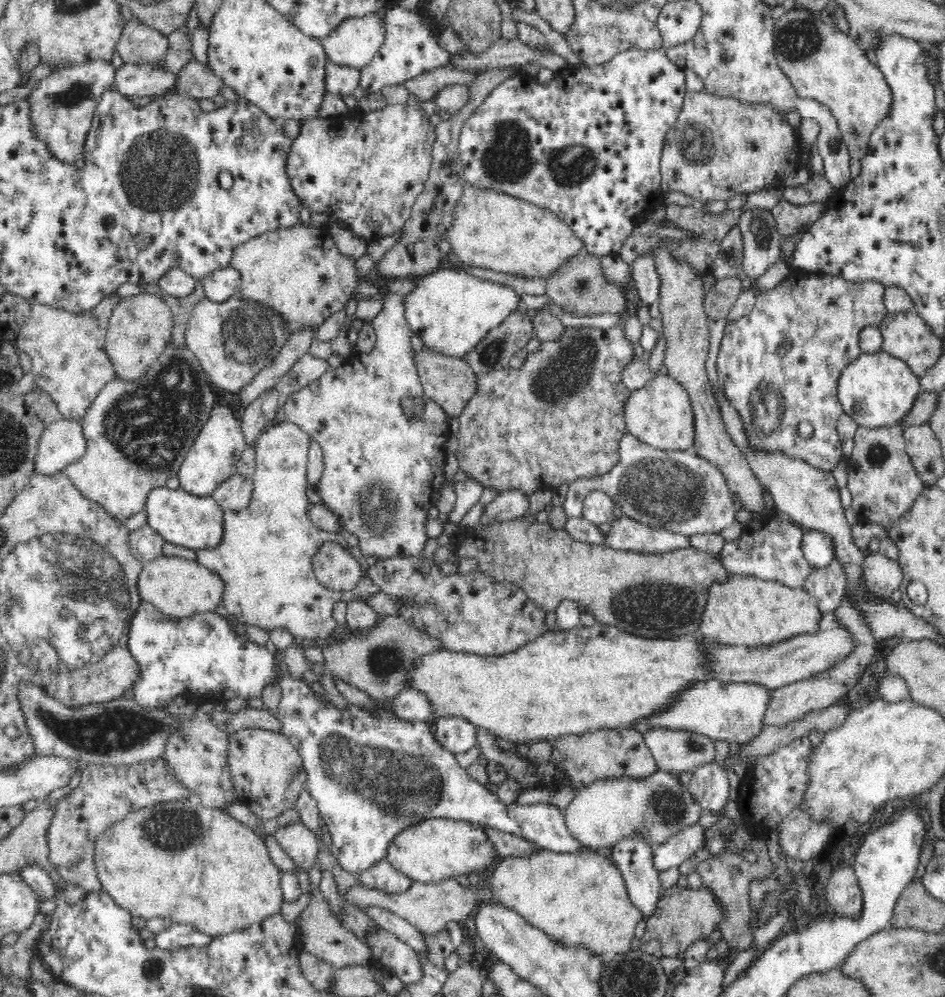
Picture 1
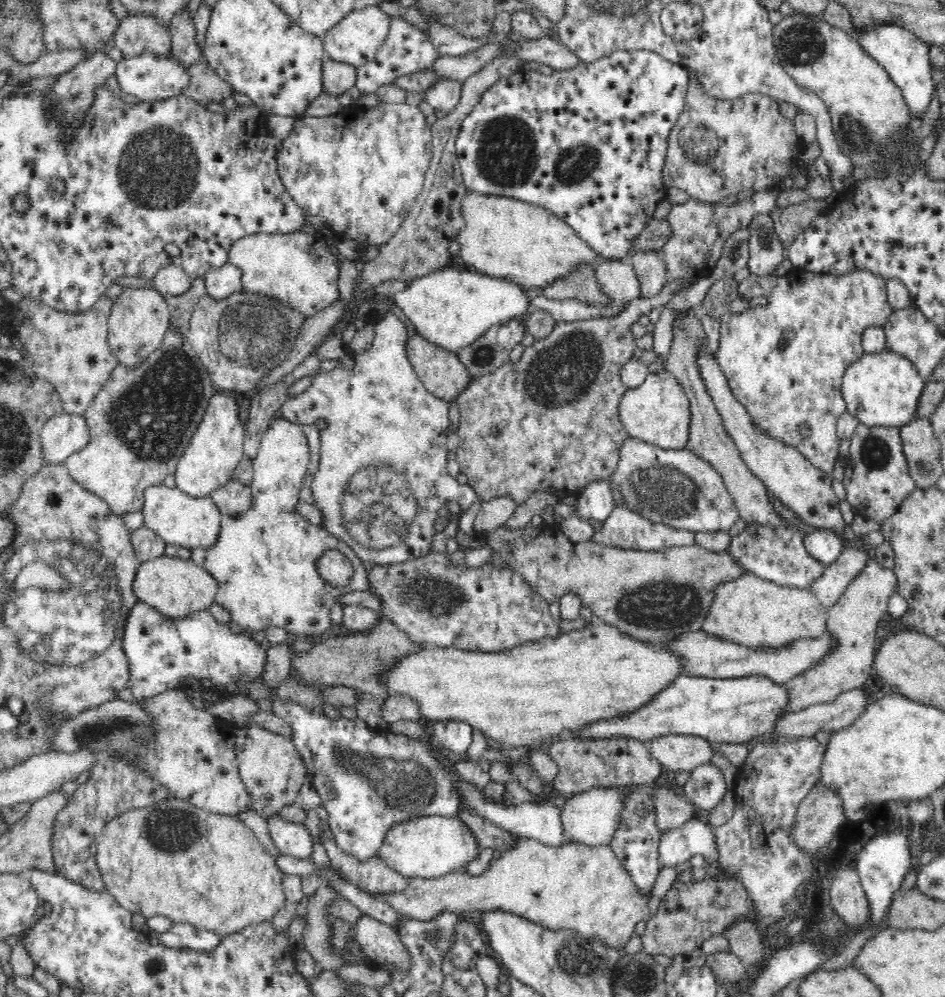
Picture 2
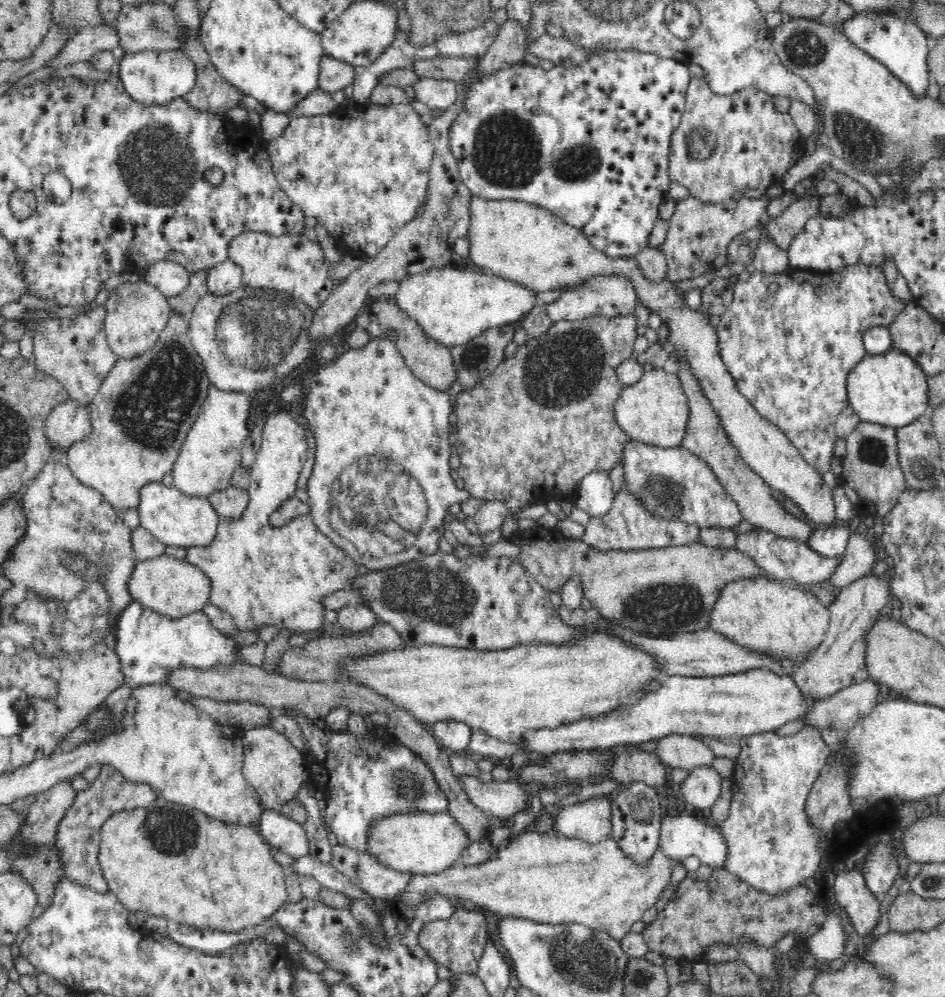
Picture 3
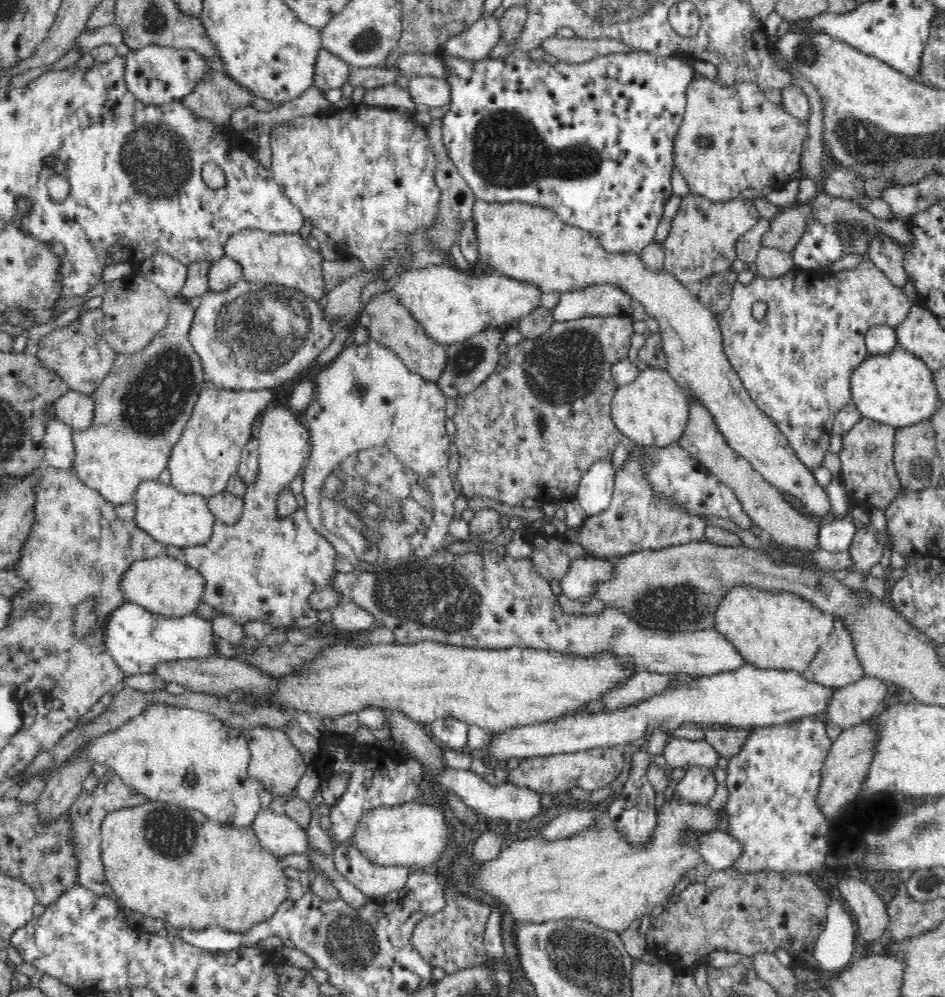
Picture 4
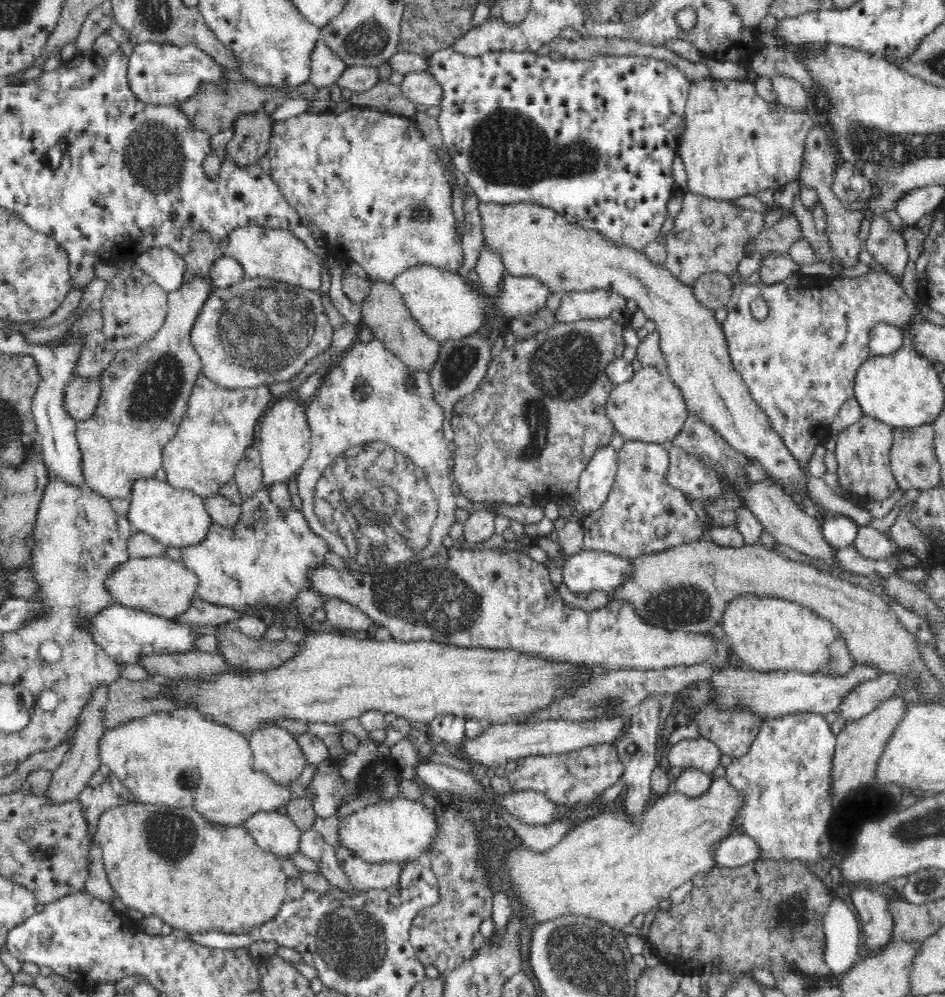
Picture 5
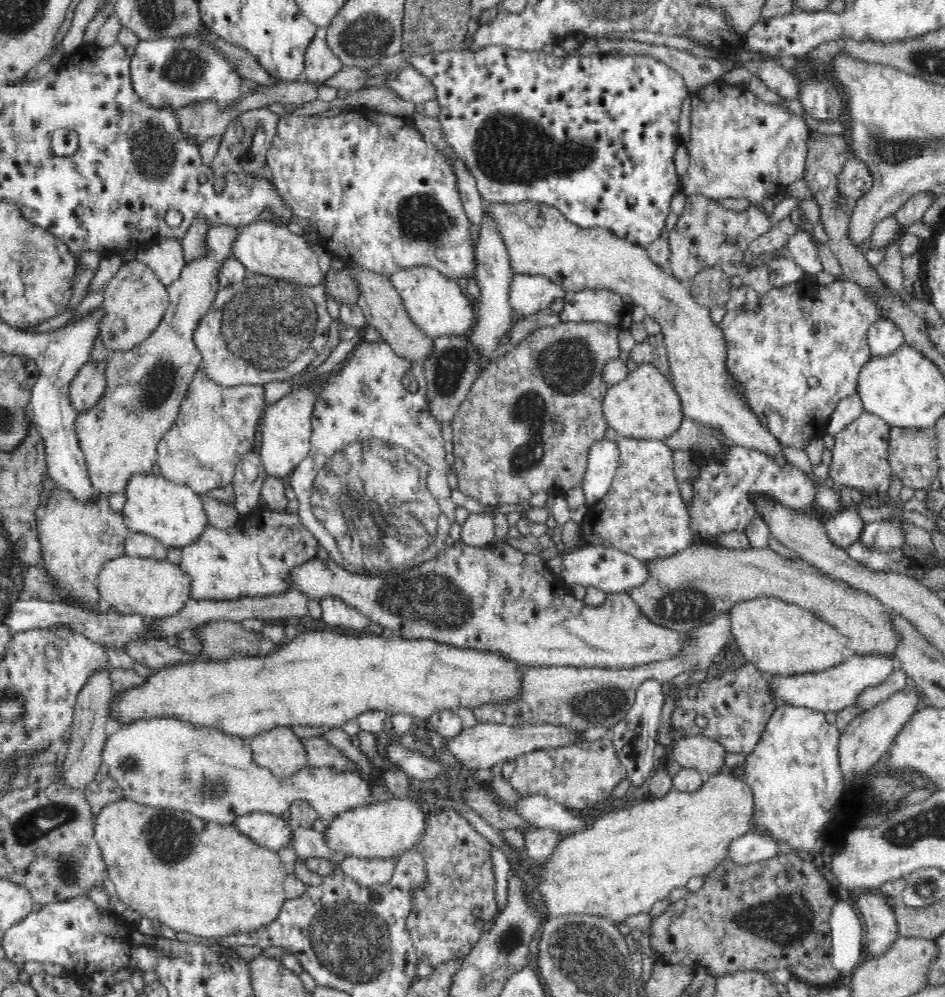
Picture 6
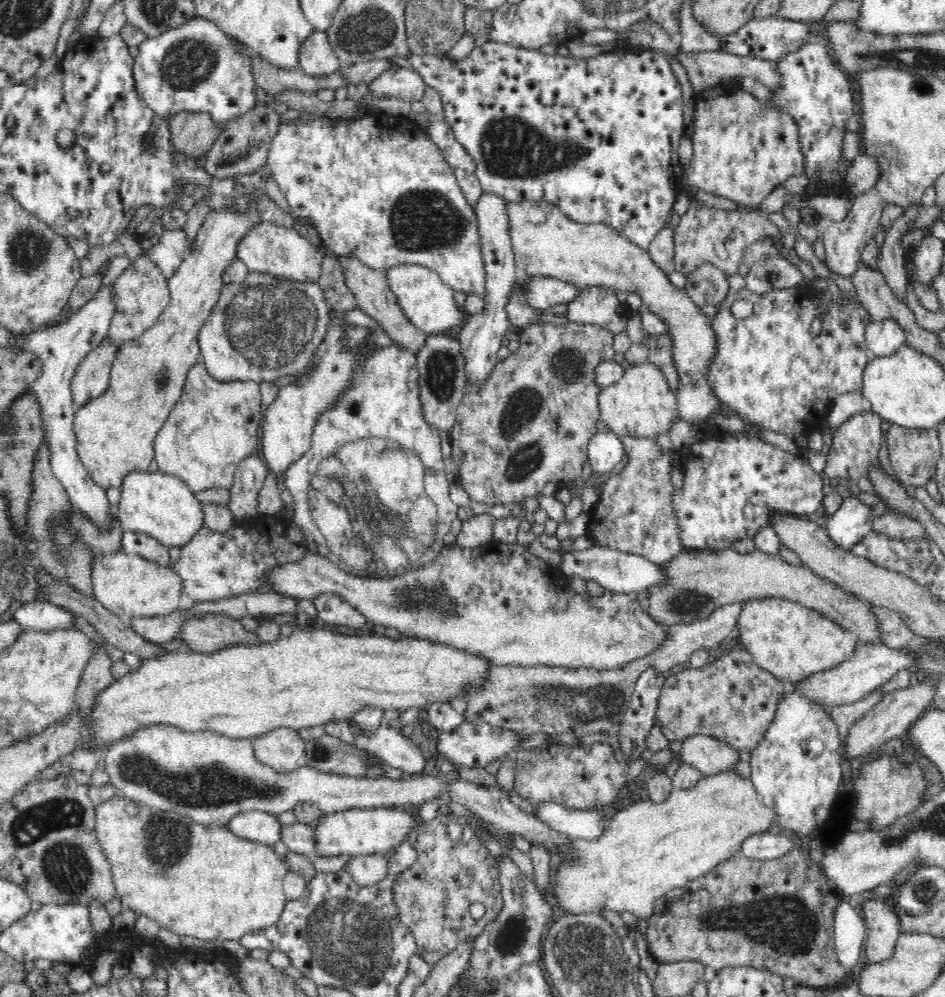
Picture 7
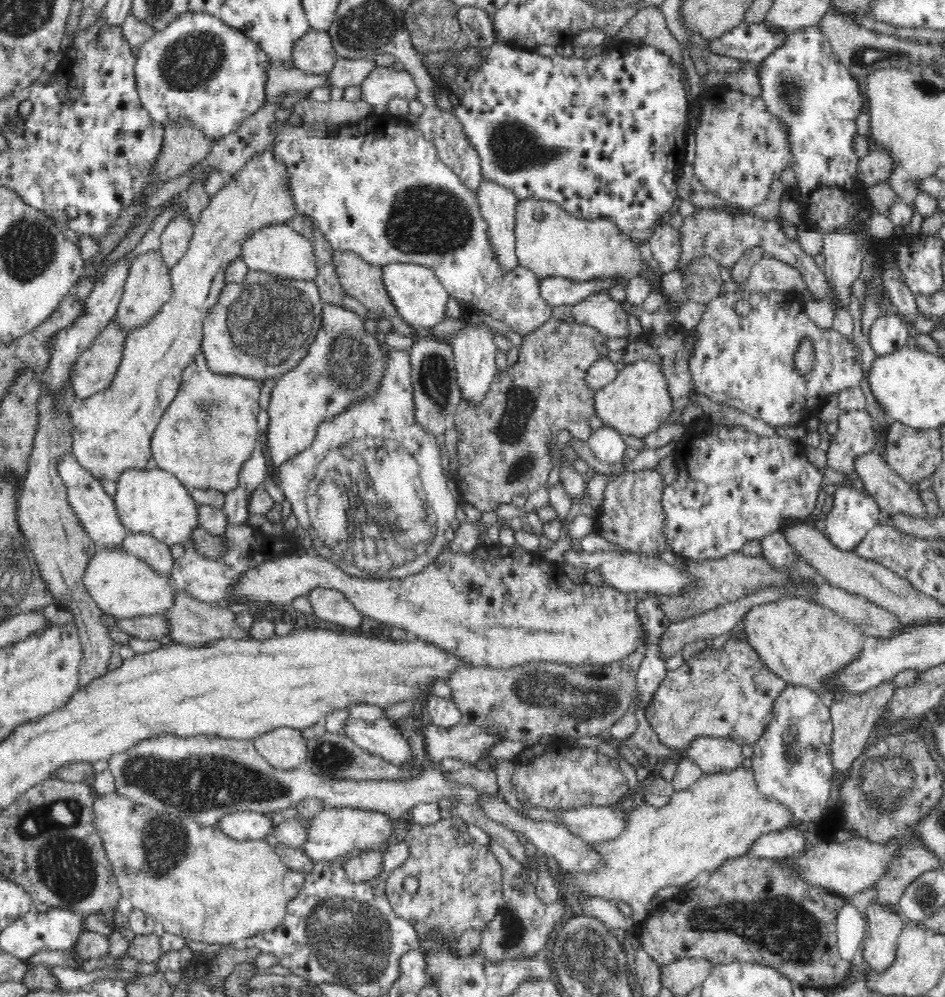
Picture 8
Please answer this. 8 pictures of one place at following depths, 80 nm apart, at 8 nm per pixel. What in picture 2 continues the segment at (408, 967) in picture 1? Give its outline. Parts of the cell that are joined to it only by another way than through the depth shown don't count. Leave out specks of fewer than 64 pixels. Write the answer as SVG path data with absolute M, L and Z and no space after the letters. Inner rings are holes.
M362 912L355 920L355 929L365 956L377 961L388 961L400 969L407 967L409 956L392 926Z

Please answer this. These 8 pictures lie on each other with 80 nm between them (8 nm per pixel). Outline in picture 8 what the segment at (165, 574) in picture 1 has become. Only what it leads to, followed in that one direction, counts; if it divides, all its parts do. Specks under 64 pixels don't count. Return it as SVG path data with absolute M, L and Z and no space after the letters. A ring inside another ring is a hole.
M99 548L88 561L81 584L103 613L116 619L131 619L155 615L172 606L175 589L168 585L168 578L122 548Z

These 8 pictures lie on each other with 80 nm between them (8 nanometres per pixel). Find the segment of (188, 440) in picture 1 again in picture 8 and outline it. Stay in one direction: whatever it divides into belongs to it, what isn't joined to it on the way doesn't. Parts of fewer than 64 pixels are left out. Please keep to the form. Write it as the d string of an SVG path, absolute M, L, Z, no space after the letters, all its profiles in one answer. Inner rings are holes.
M273 140L263 151L256 151L252 156L249 156L248 160L245 160L245 163L232 174L226 174L228 177L228 182L222 184L220 190L216 190L216 194L210 196L210 202L206 205L206 208L202 209L200 216L197 218L193 228L192 238L189 240L188 248L184 253L184 256L180 258L178 264L174 264L171 268L171 278L173 283L173 294L170 297L170 300L158 309L146 324L141 324L138 328L134 330L129 330L128 335L126 336L124 343L124 350L122 352L122 362L120 362L120 368L114 376L114 380L108 385L108 388L98 392L96 395L88 396L86 400L82 400L78 404L78 410L74 410L74 413L71 416L72 425L74 429L72 430L72 452L73 455L77 458L77 461L85 469L88 469L93 475L99 478L99 480L108 479L112 482L116 482L117 476L125 468L141 468L143 469L148 460L151 457L150 450L150 441L152 438L152 433L160 420L160 417L163 415L164 410L171 406L176 392L178 392L178 387L180 386L181 381L181 372L184 370L184 367L192 360L192 357L200 351L201 341L203 338L203 323L204 320L209 315L210 310L217 304L218 298L220 297L221 292L226 286L225 283L225 273L228 269L228 266L232 261L237 260L241 257L241 247L253 232L264 228L264 226L270 226L274 224L282 224L286 220L290 220L292 216L296 216L299 210L296 209L296 201L294 201L294 195L292 195L292 189L290 189L290 169L286 165L286 161L282 157L276 155L276 149L274 149Z

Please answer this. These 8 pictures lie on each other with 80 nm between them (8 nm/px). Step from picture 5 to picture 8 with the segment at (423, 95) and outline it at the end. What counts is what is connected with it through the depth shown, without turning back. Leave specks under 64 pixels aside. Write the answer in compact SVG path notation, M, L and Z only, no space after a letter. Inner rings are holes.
M374 65L361 80L359 101L369 104L374 113L388 114L388 102L395 96L408 101L417 99L415 82L406 70Z

